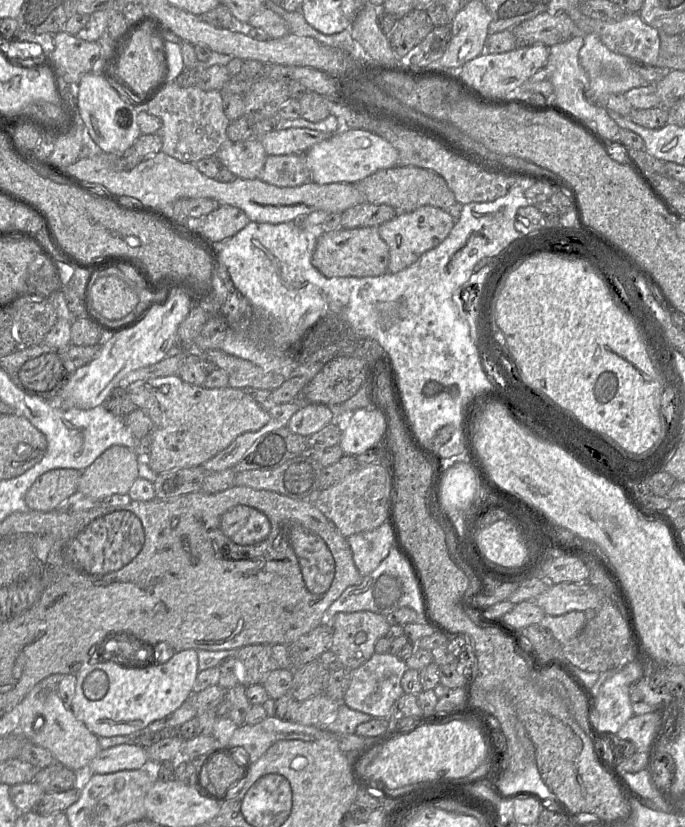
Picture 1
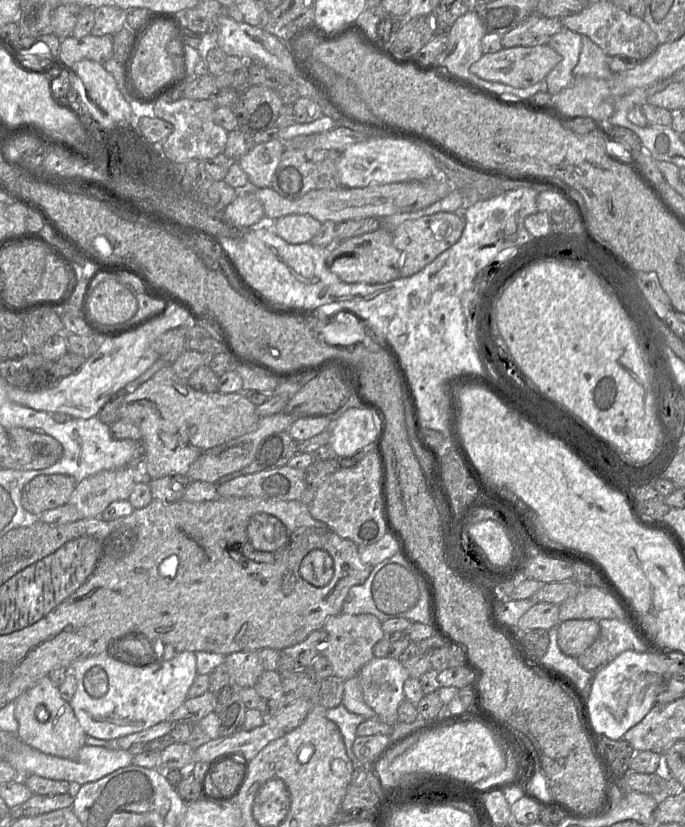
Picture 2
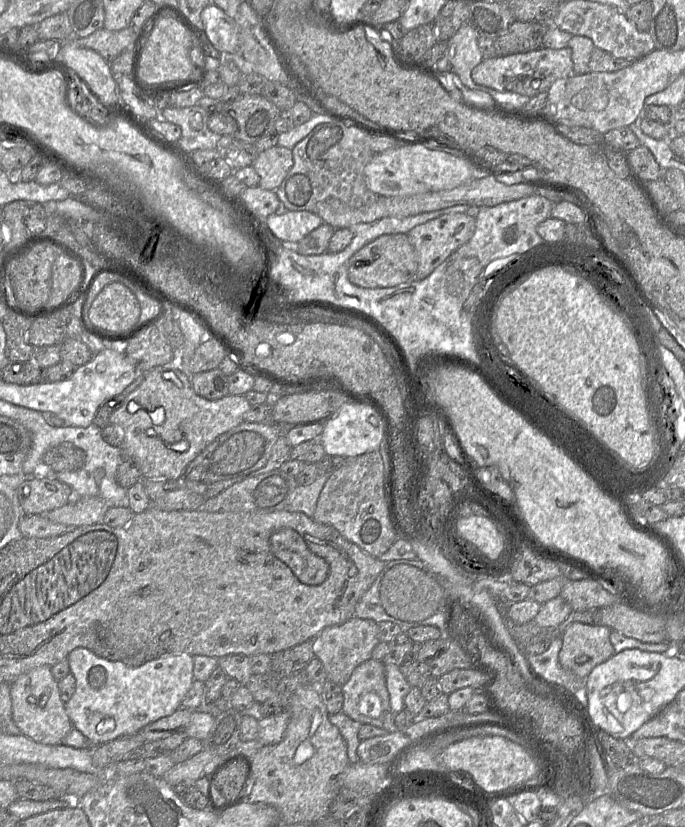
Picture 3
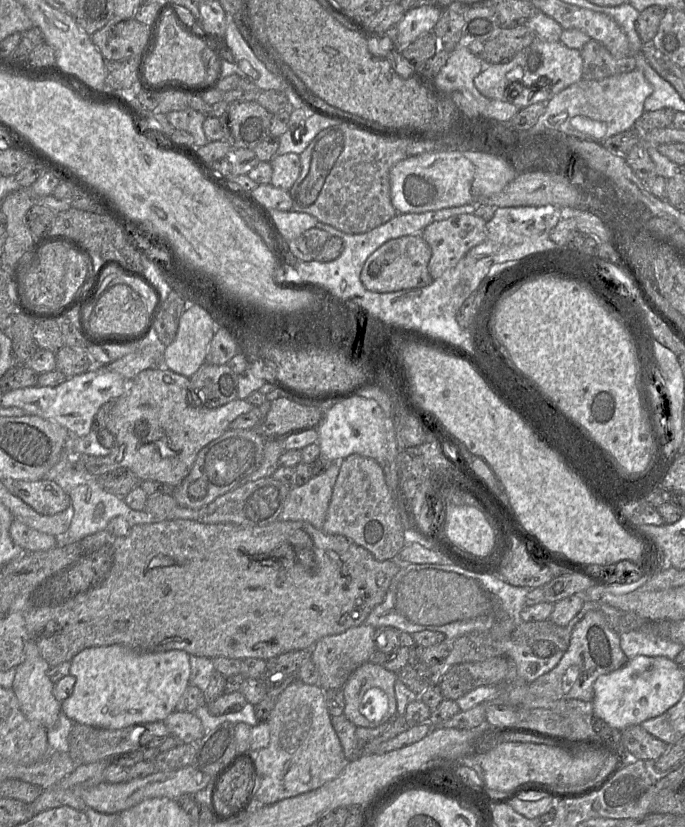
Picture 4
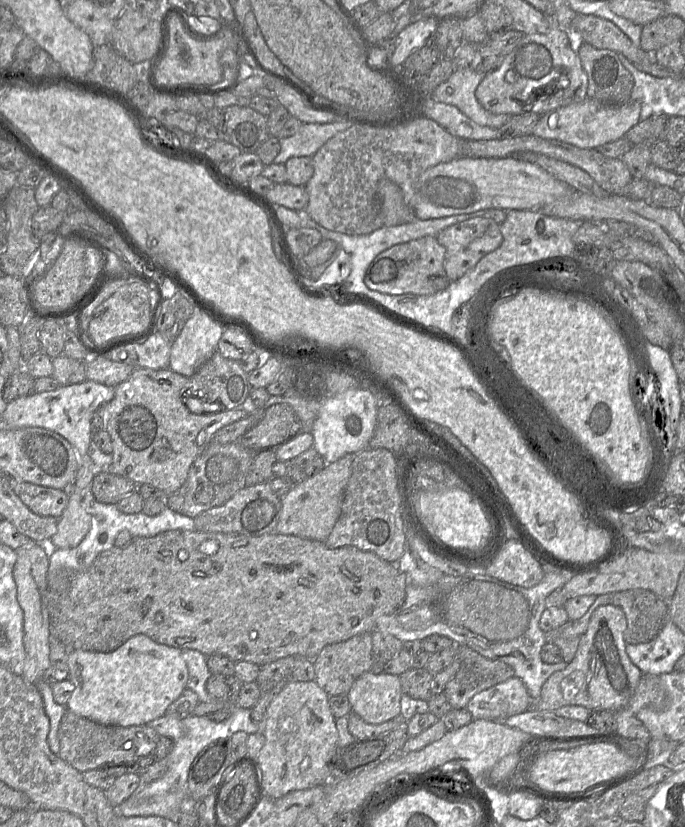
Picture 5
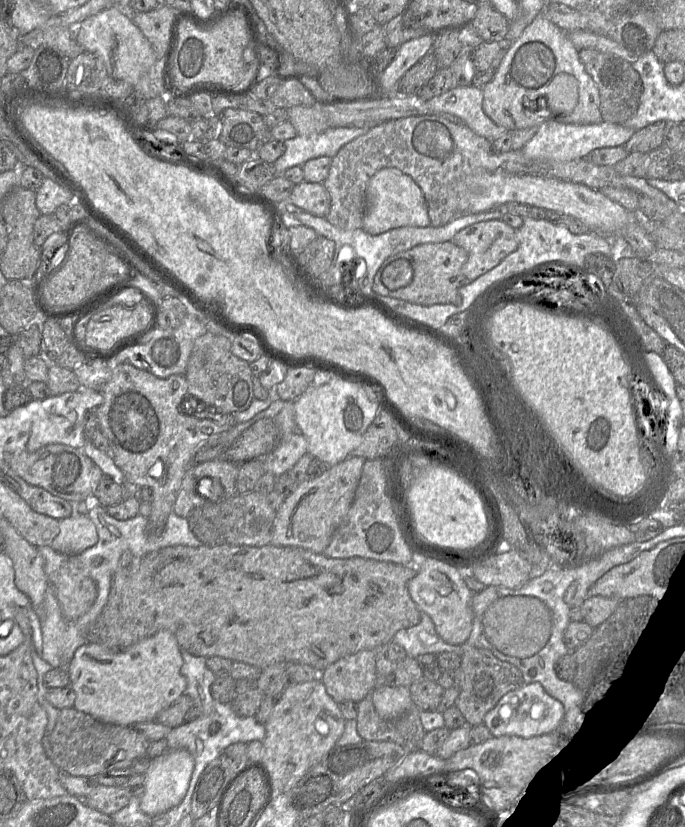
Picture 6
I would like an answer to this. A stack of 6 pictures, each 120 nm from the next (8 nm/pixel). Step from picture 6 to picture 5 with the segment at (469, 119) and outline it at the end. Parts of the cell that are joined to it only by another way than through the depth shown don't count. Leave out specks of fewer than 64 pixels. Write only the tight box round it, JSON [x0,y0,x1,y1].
[431,69,508,128]

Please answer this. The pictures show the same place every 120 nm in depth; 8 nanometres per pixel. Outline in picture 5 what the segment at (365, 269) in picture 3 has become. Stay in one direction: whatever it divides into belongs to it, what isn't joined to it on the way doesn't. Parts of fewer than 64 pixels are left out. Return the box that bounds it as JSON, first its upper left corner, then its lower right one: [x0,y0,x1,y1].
[365,236,450,295]

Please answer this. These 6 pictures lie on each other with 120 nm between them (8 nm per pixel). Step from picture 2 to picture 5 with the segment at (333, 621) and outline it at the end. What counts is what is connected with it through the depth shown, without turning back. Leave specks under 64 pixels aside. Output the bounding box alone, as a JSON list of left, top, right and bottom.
[313,633,372,696]

